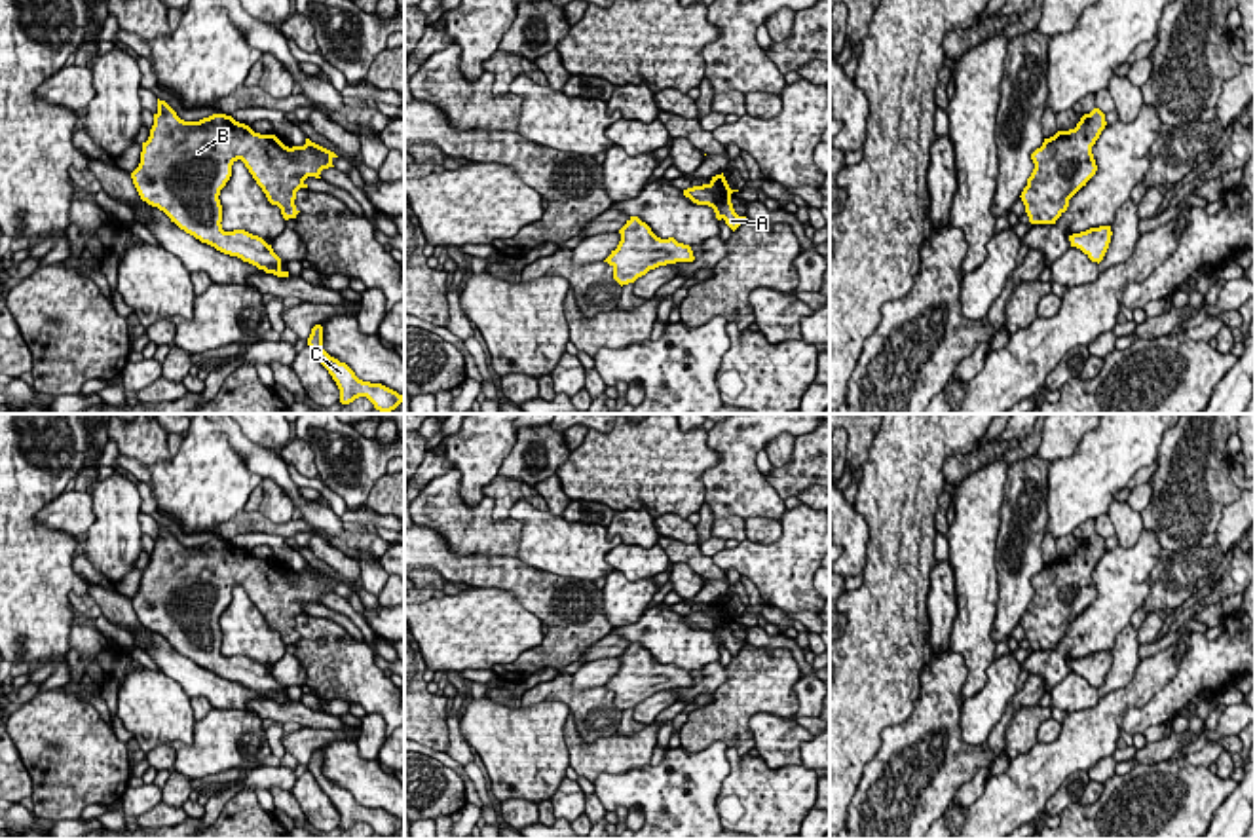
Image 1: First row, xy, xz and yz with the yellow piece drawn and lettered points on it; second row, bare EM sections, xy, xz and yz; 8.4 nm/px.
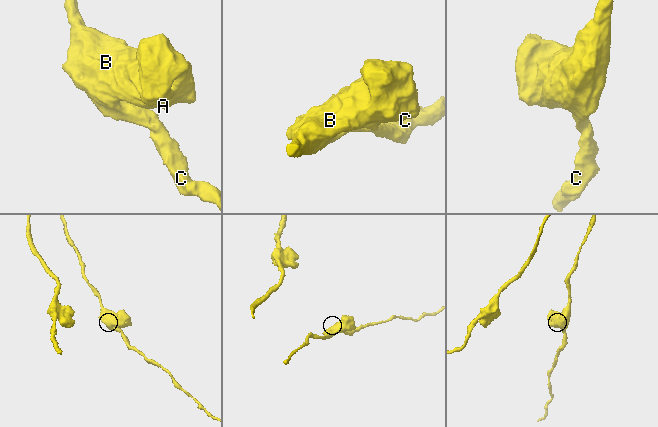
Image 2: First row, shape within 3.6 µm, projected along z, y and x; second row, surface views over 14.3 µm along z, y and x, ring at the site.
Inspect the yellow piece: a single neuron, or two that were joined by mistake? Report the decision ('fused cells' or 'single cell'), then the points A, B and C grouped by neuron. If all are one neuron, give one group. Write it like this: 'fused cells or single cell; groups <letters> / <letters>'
single cell; groups A B C

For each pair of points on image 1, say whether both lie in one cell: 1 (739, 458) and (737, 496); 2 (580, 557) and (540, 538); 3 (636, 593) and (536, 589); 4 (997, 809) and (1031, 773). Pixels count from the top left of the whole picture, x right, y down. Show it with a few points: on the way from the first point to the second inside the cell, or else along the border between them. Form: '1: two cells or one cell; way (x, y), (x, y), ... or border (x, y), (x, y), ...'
1: one cell; way (737, 467), (737, 486)
2: one cell; way (570, 549), (549, 543)
3: two cells; border (600, 591), (604, 615), (614, 627)
4: one cell; way (1007, 800), (1024, 783)

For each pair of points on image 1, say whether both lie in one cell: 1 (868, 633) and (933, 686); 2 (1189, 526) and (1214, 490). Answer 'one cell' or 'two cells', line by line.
1: two cells
2: one cell

